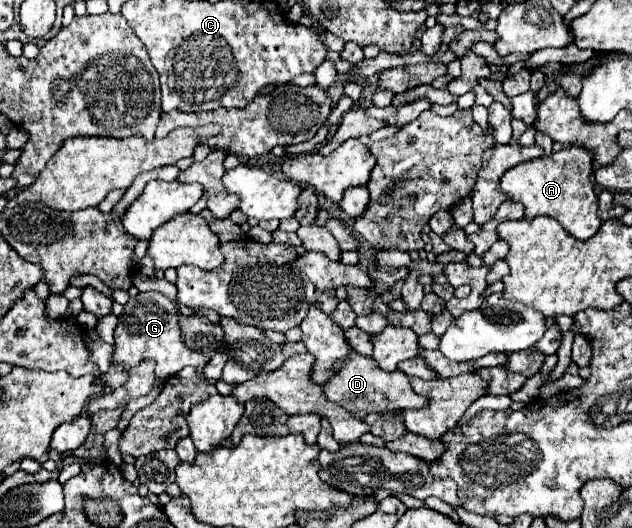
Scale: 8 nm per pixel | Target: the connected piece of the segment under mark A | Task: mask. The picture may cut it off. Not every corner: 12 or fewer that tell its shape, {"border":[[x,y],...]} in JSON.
{"border":[[570,145],[524,161],[500,189],[526,219],[572,237],[602,225],[594,151]]}

